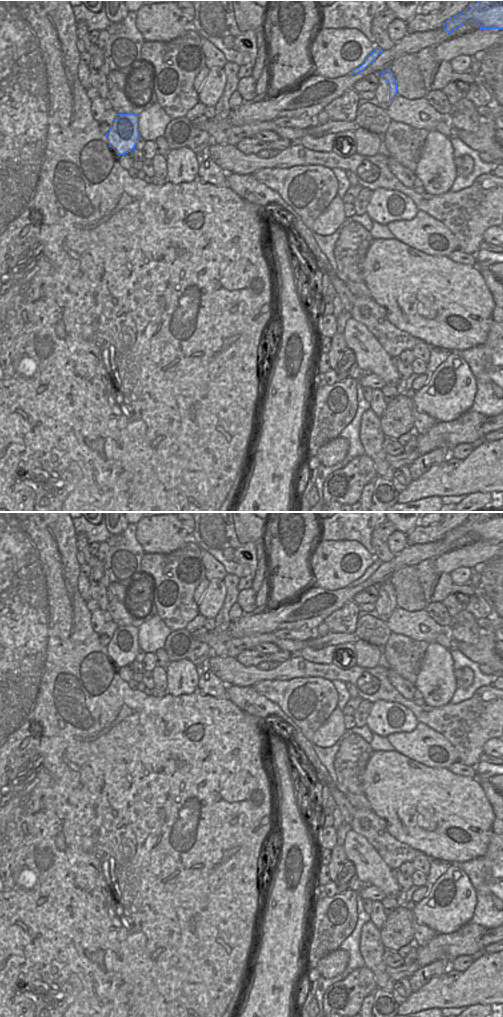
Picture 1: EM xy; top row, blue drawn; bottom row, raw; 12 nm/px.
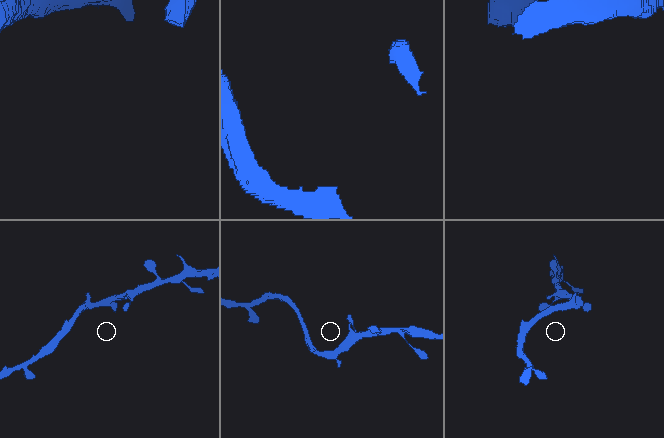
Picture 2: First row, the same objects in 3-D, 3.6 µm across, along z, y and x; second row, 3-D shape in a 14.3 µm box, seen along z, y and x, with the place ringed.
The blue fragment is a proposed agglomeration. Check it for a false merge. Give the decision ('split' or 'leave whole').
leave whole

